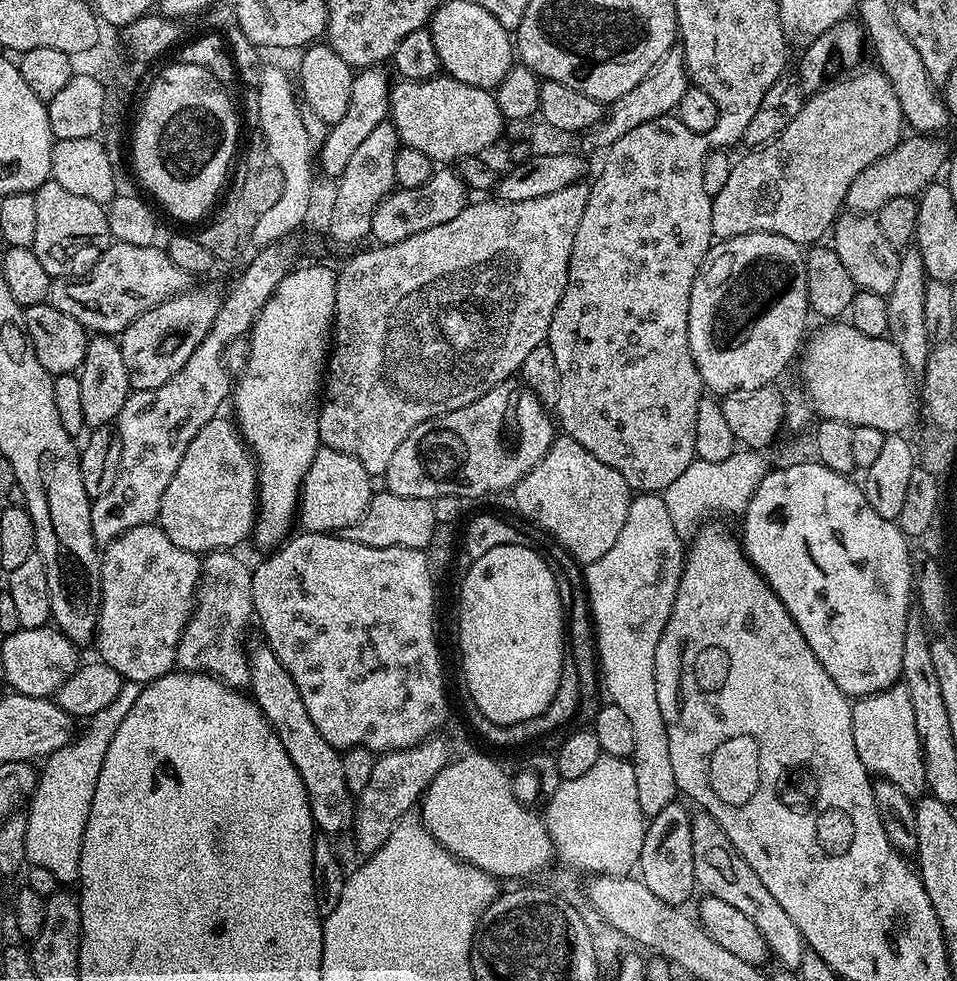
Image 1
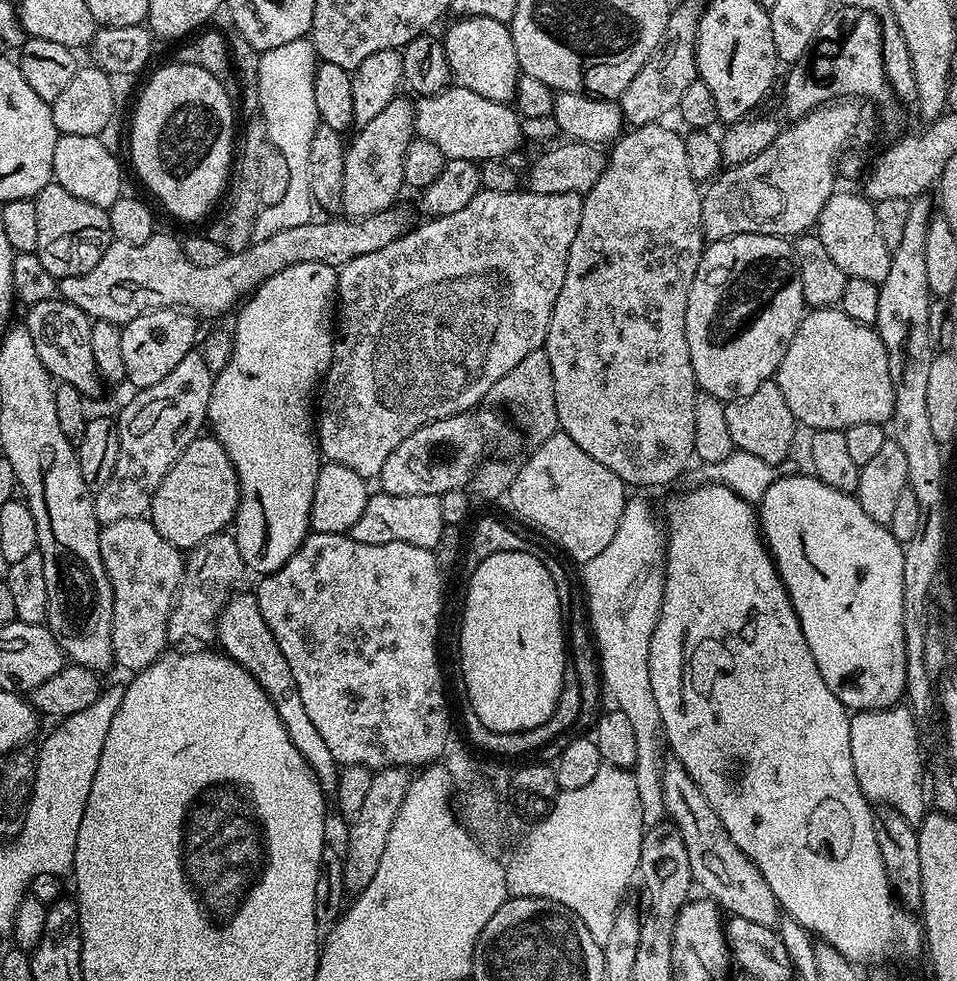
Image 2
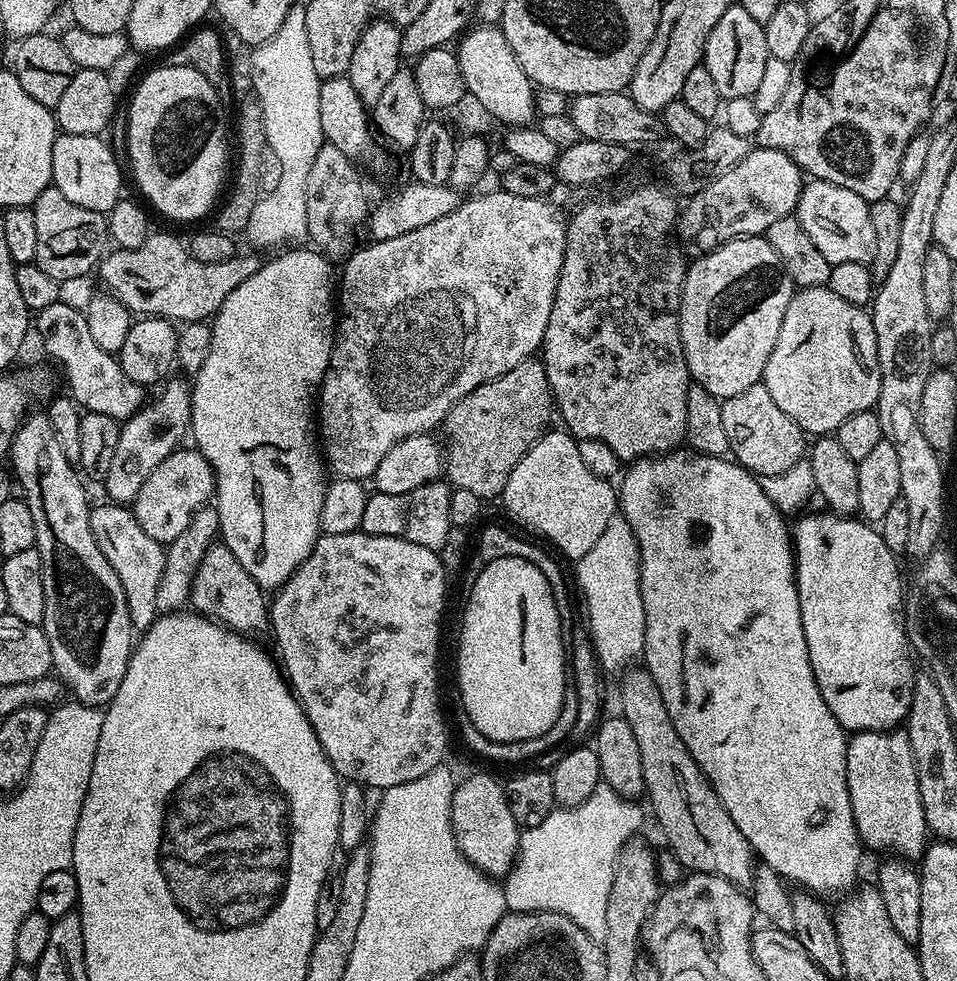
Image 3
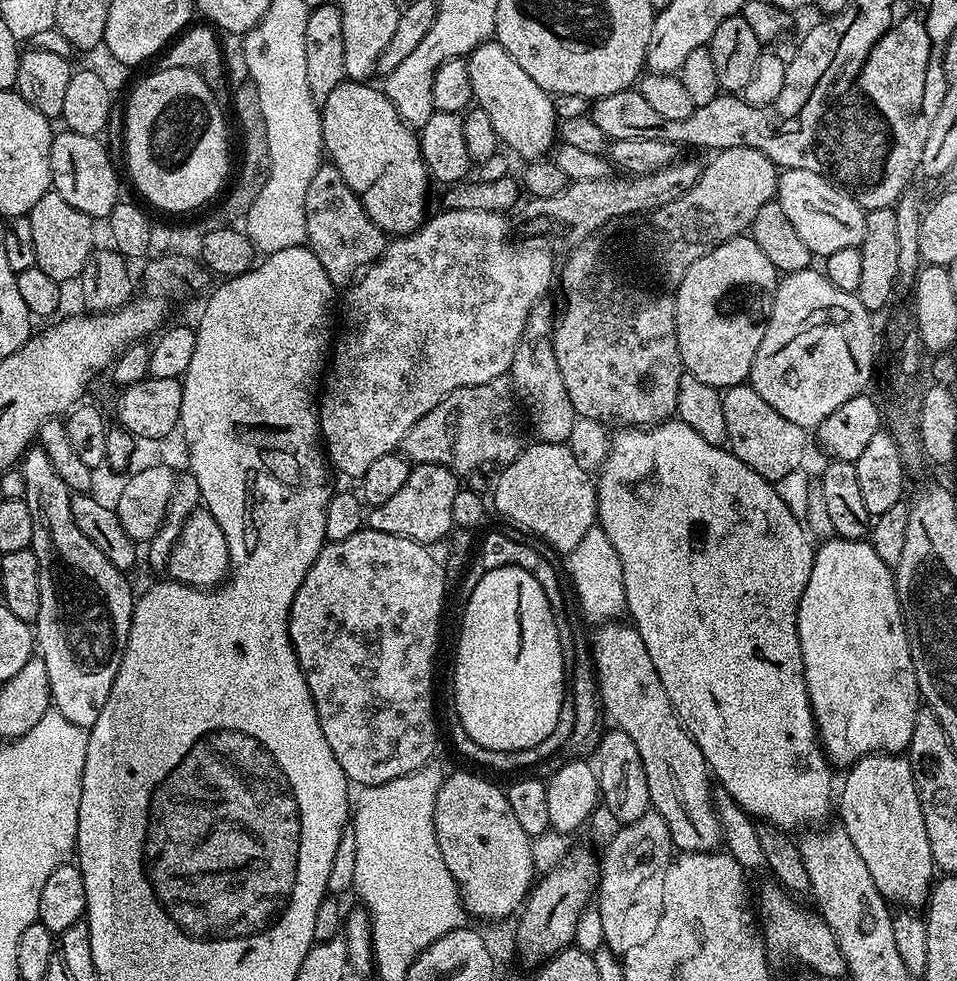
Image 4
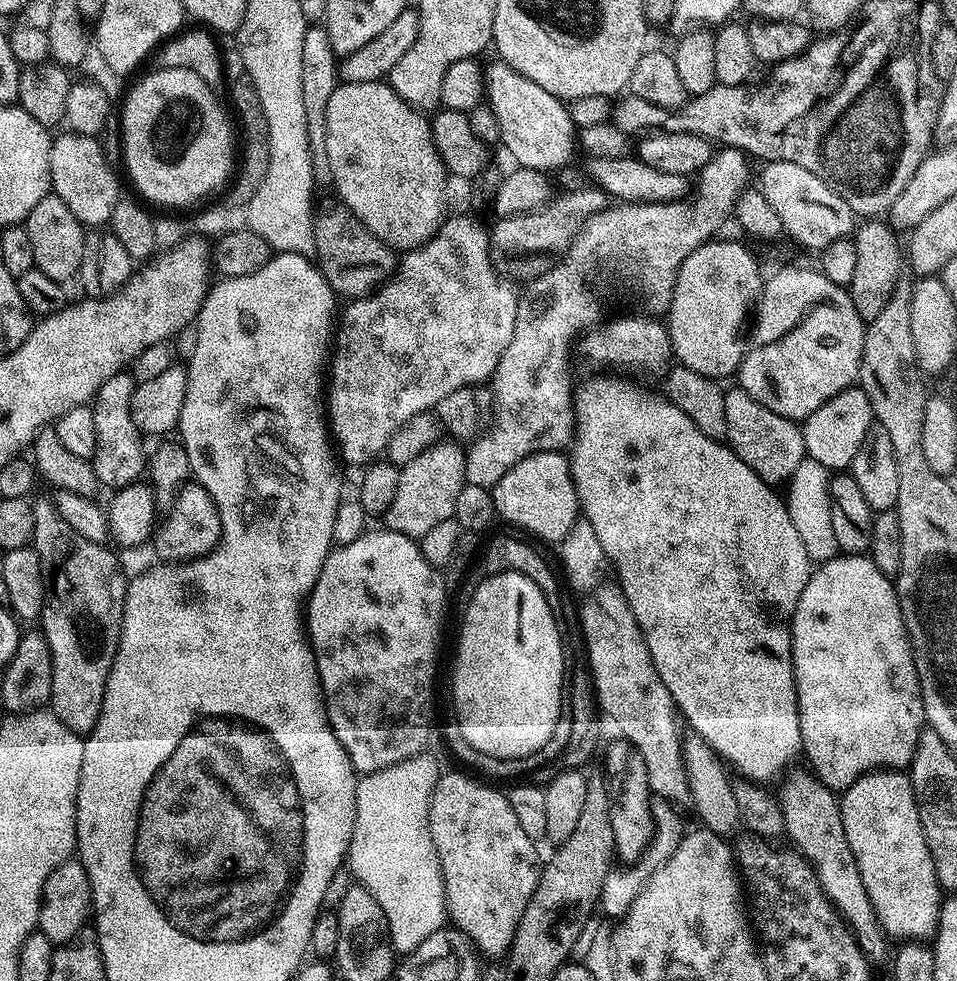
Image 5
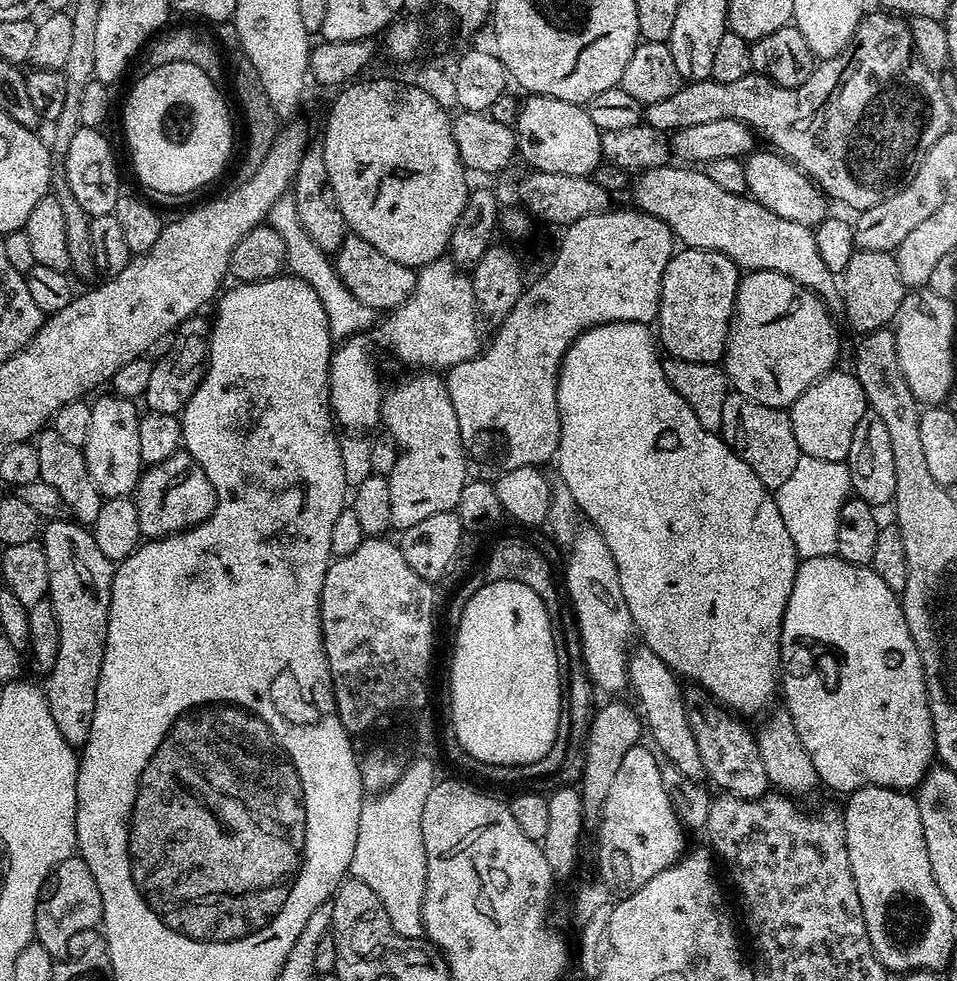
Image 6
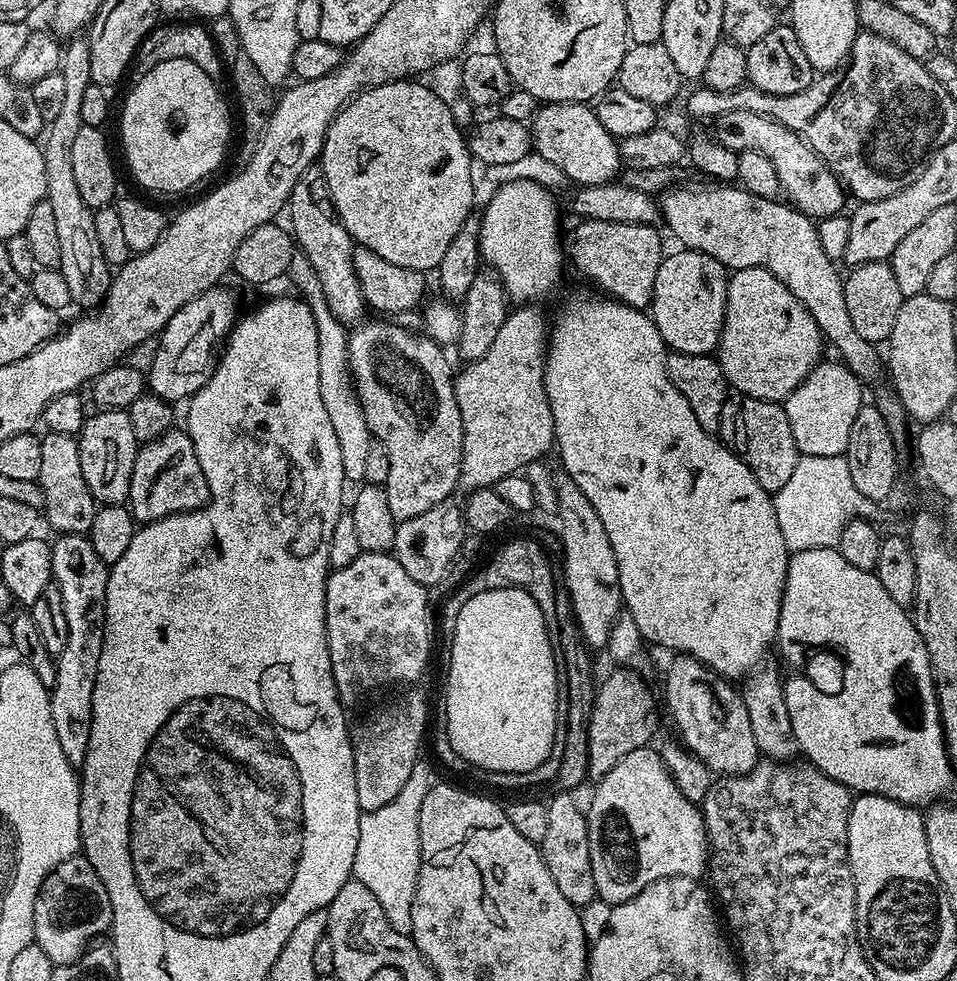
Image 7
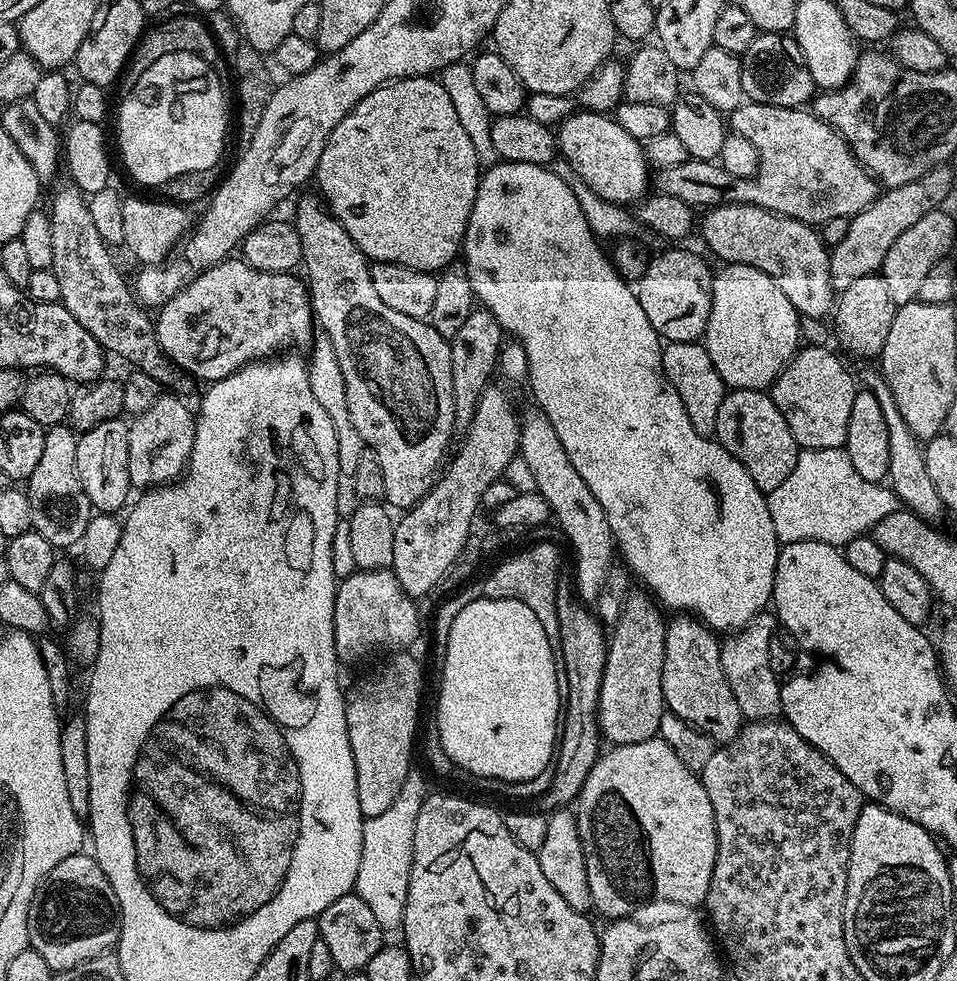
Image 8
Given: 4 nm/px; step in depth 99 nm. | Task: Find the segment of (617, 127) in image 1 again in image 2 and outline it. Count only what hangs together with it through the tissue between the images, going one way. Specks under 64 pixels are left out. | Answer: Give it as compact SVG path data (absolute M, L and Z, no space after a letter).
M680 4L671 9L668 14L666 34L658 46L658 50L646 66L635 75L623 94L618 98L624 119L633 127L653 124L664 115L672 113L679 107L683 91L690 82L697 79L696 74L696 35L700 25L701 5Z

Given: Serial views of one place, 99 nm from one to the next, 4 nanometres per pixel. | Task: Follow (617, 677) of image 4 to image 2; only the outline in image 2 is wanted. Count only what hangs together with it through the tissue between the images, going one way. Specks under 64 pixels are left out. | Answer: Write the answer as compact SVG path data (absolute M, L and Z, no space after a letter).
M674 758L665 759L662 770L662 798L667 819L676 823L682 834L682 842L686 842L686 850L690 854L690 870L692 879L705 897L716 901L725 913L747 918L749 922L758 922L758 926L776 928L782 916L782 909L774 898L774 890L766 886L766 878L754 866L752 859L726 834L726 826L714 814L710 802L698 790L698 786L686 774L682 762Z

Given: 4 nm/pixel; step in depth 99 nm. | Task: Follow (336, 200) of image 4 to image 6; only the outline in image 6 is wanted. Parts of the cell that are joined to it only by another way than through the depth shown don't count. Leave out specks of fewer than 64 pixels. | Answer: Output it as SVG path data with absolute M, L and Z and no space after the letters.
M345 235L342 246L334 253L334 263L346 290L350 290L358 302L377 310L400 308L416 288L417 269L402 266L402 262L394 262L394 258L386 258L386 254L374 250L374 246L361 236Z

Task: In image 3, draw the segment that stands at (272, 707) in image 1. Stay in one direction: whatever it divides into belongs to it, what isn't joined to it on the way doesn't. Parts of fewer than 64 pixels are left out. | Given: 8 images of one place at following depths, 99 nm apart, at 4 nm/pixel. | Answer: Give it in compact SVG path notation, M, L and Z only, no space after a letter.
M213 542L206 550L192 579L190 604L200 615L215 620L237 634L267 633L270 628L270 604L265 589L254 578L250 578L242 562L234 558L232 551L223 542Z

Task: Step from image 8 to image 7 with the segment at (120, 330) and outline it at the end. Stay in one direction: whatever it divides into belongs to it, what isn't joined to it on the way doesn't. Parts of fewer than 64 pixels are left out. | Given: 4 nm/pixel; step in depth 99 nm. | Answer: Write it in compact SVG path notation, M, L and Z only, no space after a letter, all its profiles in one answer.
M76 36L67 41L60 57L60 73L66 85L64 104L58 118L47 121L46 135L42 140L46 198L54 210L54 230L58 234L58 251L62 254L59 269L62 278L66 278L72 304L84 308L80 310L92 310L103 304L114 272L106 258L102 258L102 246L98 246L98 234L94 230L94 210L86 206L86 202L82 202L82 194L78 191L78 182L74 178L74 161L70 158L74 137L78 135L80 128L85 127L82 122L82 93L86 86L92 84L90 50L85 37Z

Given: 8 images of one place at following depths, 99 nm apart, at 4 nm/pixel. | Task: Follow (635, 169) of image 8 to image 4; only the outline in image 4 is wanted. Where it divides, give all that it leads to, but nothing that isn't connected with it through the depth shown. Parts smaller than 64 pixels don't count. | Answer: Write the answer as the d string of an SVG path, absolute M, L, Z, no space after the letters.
M498 43L480 44L466 59L475 103L486 112L499 143L505 149L513 148L524 162L547 157L558 140L558 121L549 92Z

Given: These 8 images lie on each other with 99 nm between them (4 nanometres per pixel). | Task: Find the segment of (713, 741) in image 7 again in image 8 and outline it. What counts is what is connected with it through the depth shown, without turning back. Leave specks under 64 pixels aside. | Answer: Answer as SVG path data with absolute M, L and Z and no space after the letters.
M691 614L673 615L667 621L664 633L666 654L662 662L662 694L665 709L705 732L717 745L731 742L746 721L722 670L721 641L708 625Z

